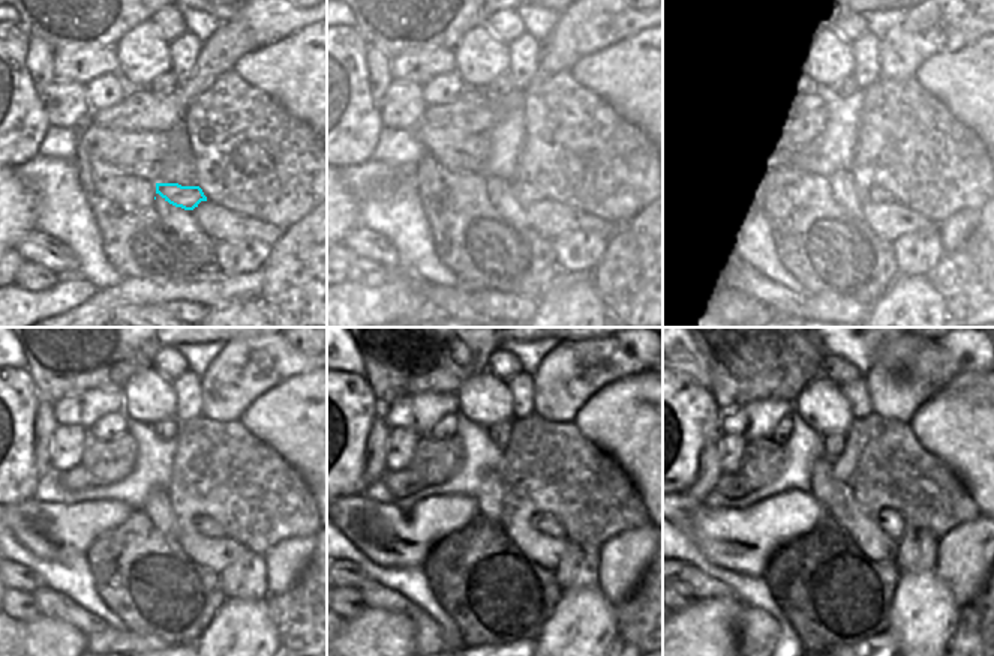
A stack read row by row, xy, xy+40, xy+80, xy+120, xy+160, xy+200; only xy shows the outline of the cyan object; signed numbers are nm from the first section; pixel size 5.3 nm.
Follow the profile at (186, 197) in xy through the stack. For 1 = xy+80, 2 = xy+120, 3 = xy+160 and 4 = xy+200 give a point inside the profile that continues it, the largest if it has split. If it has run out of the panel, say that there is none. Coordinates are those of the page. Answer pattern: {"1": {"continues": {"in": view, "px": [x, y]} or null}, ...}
{"1": {"continues": {"in": "xy+80", "px": [879, 195]}}, "2": {"continues": {"in": "xy+120", "px": [209, 527]}}, "3": {"continues": {"in": "xy+160", "px": [549, 524]}}, "4": {"continues": {"in": "xy+200", "px": [892, 523]}}}

